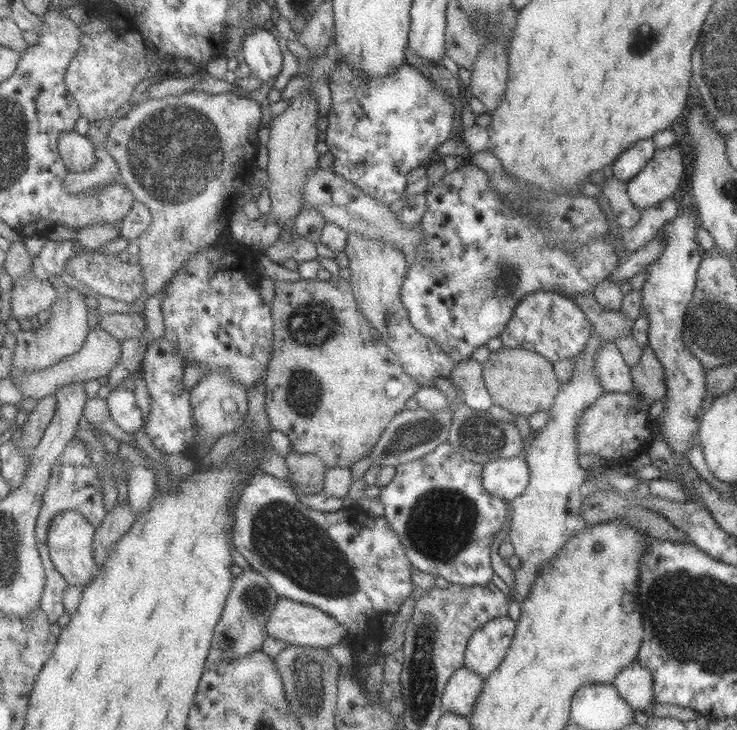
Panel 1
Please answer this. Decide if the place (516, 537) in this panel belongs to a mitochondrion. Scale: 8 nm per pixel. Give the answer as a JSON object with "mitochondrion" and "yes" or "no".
{"mitochondrion":"no"}

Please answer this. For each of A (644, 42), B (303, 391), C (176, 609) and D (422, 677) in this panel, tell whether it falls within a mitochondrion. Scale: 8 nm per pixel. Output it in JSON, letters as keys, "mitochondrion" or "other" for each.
{"A":"mitochondrion","B":"mitochondrion","C":"other","D":"mitochondrion"}

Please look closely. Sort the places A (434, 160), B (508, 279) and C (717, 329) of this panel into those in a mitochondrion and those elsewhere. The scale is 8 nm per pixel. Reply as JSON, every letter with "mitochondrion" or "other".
{"A":"other","B":"mitochondrion","C":"mitochondrion"}

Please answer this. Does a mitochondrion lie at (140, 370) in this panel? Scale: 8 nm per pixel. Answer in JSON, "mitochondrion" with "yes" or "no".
{"mitochondrion":"no"}

